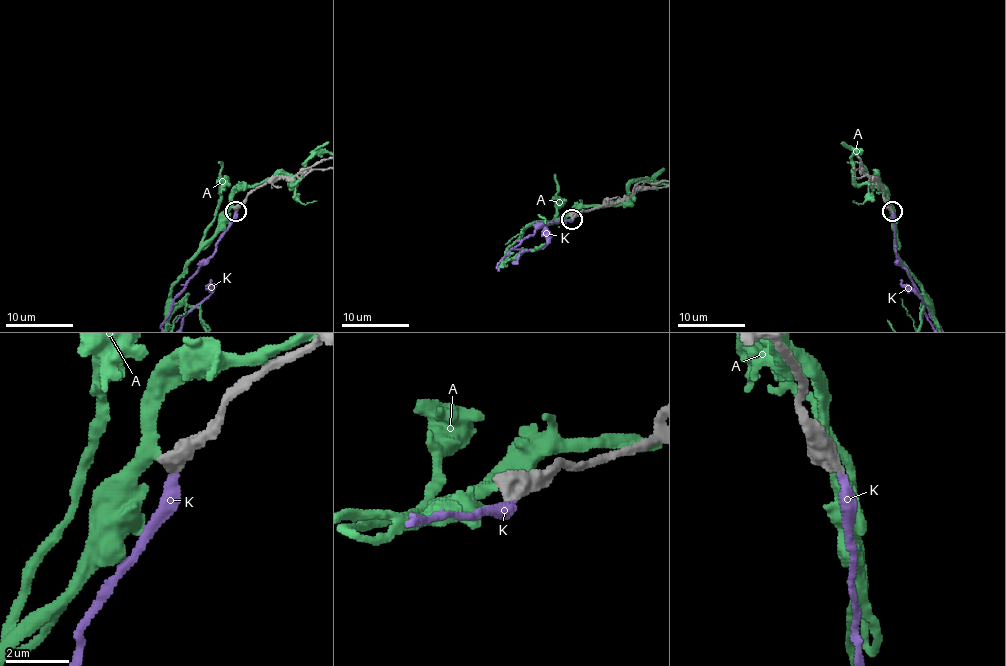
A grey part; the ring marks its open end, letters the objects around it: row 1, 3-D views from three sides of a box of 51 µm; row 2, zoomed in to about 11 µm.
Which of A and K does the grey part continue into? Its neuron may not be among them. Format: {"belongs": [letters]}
{"belongs": ["K"]}

